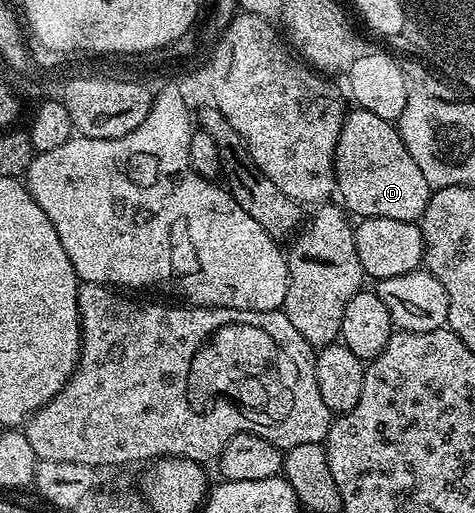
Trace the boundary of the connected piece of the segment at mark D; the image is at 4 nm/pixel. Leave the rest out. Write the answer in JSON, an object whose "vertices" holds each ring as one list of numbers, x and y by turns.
{"vertices":[[360,107,345,115,335,146,334,176,345,211,355,212,358,218,375,216,414,222,430,201,430,184,420,174,420,166,412,162,412,154,408,154,408,146,404,146,397,127]]}

